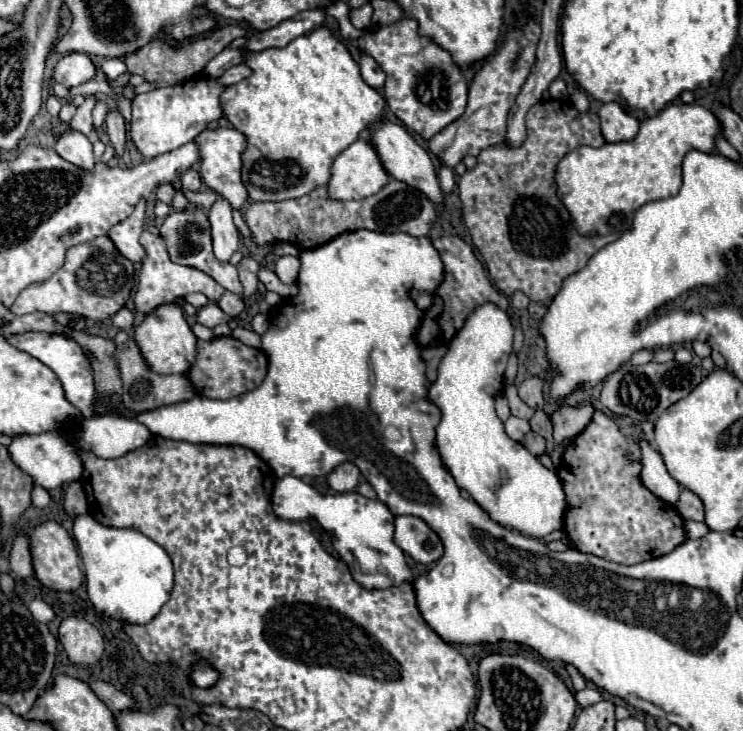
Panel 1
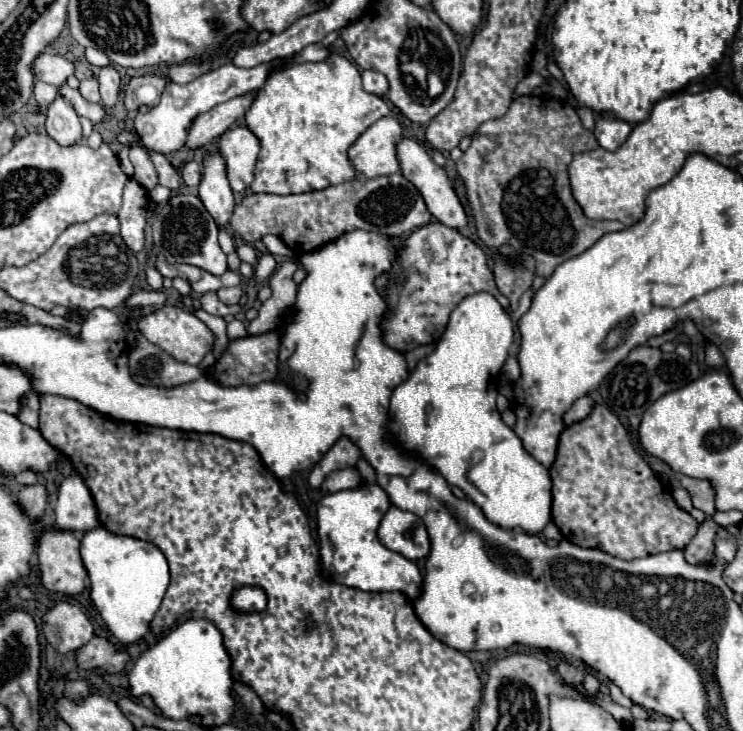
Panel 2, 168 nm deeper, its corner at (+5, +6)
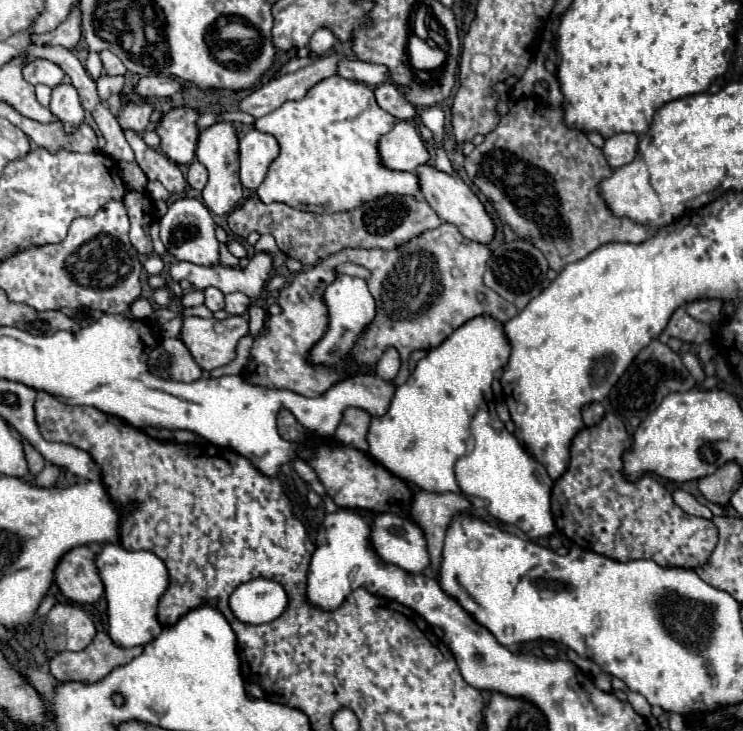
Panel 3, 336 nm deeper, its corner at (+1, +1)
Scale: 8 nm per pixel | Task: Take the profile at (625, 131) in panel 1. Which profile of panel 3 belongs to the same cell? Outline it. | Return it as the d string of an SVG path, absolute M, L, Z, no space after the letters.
M614 134L604 144L606 160L612 168L620 168L630 164L638 152L638 136L636 134Z

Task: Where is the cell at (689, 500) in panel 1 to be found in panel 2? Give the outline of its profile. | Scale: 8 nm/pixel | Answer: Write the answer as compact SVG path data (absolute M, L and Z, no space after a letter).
M682 477L680 485L690 493L692 503L696 509L704 511L708 517L712 517L714 511L714 489L708 481L702 479L692 479L692 477Z

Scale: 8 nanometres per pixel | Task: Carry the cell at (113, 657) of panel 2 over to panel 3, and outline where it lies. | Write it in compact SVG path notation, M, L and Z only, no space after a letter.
M98 632L94 640L80 652L58 652L50 658L50 672L56 680L80 680L98 682L110 674L116 666L132 662L142 648L120 648L106 632Z

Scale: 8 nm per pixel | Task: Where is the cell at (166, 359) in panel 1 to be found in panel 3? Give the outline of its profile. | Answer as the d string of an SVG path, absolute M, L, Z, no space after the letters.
M228 316L224 320L224 332L216 332L214 324L214 318L186 318L180 332L182 342L186 342L202 370L214 370L232 362L238 340L248 334L248 320L242 316Z

